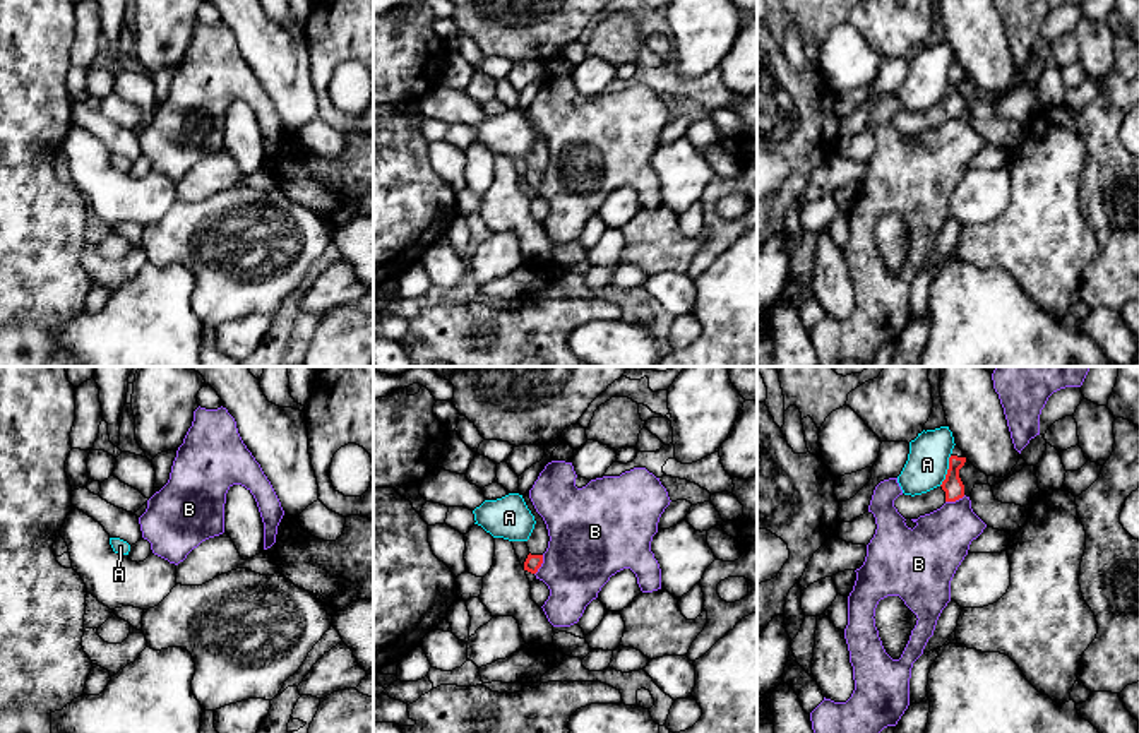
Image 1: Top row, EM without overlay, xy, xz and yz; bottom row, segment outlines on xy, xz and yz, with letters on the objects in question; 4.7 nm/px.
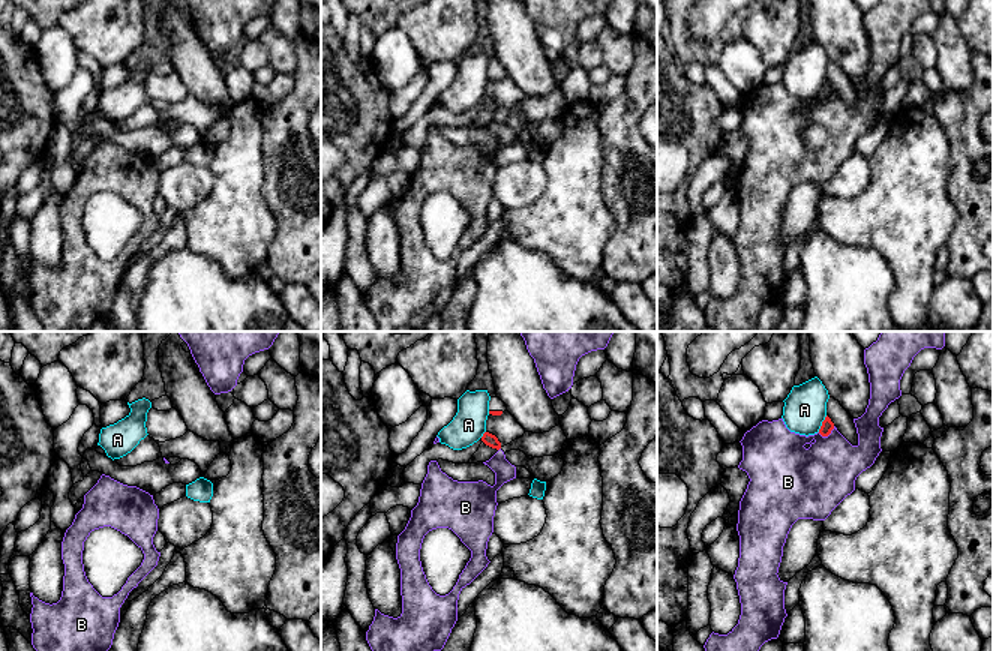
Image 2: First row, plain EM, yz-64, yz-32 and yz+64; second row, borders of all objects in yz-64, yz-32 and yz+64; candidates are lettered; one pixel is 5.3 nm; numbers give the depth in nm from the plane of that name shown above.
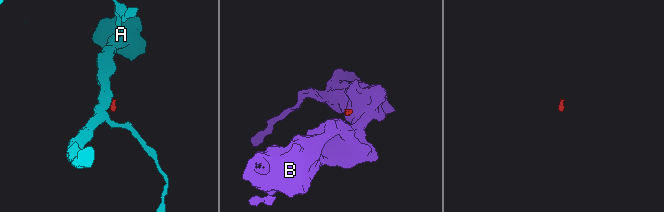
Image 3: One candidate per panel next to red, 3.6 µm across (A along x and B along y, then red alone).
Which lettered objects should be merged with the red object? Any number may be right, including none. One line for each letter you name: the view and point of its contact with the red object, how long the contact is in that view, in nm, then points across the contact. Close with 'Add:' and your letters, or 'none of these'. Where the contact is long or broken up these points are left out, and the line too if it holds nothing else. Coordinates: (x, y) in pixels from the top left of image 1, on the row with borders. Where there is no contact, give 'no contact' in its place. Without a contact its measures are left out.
Add: none of these

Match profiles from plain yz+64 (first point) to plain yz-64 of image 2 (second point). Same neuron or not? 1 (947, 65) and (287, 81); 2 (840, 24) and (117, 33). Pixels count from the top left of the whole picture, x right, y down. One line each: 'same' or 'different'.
1: different
2: different

